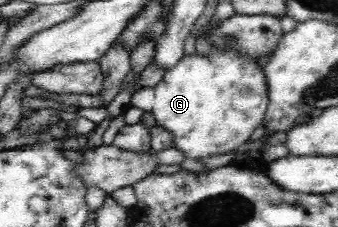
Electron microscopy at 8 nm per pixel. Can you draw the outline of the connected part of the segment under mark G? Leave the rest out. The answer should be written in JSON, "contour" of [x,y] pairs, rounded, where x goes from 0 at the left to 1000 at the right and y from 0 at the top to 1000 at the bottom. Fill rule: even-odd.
{"contour":[[[627,220],[615,247],[541,242],[503,308],[491,308],[482,348],[453,392],[453,463],[441,493],[462,524],[462,546],[494,568],[512,599],[512,648],[562,696],[604,687],[657,687],[740,612],[746,581],[778,542],[796,458],[793,348],[769,308],[751,247],[704,256],[698,238]]]}

